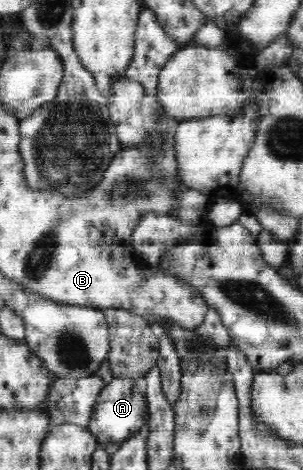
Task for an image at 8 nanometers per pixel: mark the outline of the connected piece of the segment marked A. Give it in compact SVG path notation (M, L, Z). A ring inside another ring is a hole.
M143 378L139 379L113 379L105 389L99 393L97 403L95 403L95 409L93 415L91 415L88 423L88 431L92 434L95 431L95 425L99 429L99 435L103 435L107 441L101 442L101 445L108 443L123 444L127 439L134 437L147 423L149 419L149 409L146 399L147 385Z

